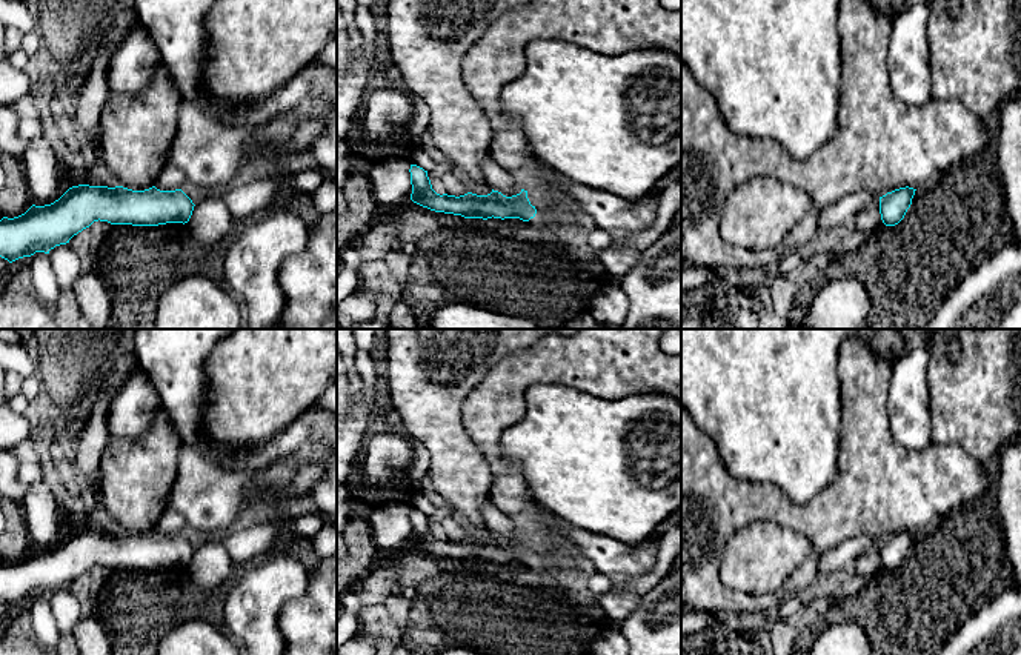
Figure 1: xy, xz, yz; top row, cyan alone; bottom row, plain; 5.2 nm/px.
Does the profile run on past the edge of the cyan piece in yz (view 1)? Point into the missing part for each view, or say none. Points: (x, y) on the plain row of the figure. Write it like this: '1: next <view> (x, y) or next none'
1: next none

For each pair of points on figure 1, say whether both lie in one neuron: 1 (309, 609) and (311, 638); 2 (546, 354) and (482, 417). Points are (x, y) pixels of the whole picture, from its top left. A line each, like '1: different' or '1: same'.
1: same
2: same

